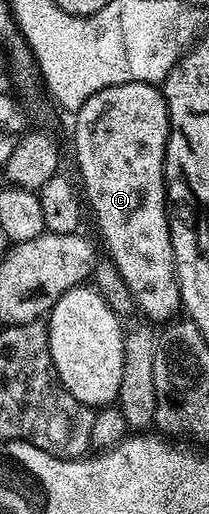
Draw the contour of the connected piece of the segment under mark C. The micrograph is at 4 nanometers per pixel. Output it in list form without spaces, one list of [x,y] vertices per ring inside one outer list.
[[[125,82],[121,86],[109,86],[105,90],[97,90],[97,94],[90,96],[84,104],[79,108],[78,112],[74,113],[73,120],[75,120],[75,164],[79,167],[79,176],[78,179],[81,181],[81,192],[85,197],[86,207],[89,209],[90,215],[91,212],[95,215],[95,224],[99,227],[99,232],[103,235],[103,244],[102,247],[105,249],[107,247],[107,252],[109,255],[110,263],[114,264],[115,269],[121,274],[121,278],[125,278],[125,286],[129,286],[131,291],[131,299],[133,301],[134,307],[136,309],[140,308],[142,315],[146,317],[148,321],[156,322],[167,322],[172,319],[180,311],[181,305],[179,302],[179,282],[175,279],[175,255],[173,254],[173,242],[171,241],[171,231],[167,225],[167,186],[163,182],[163,159],[165,158],[165,150],[167,149],[167,135],[171,132],[171,123],[169,122],[169,110],[167,109],[167,100],[164,98],[162,91],[154,84],[146,84],[145,82]]]

